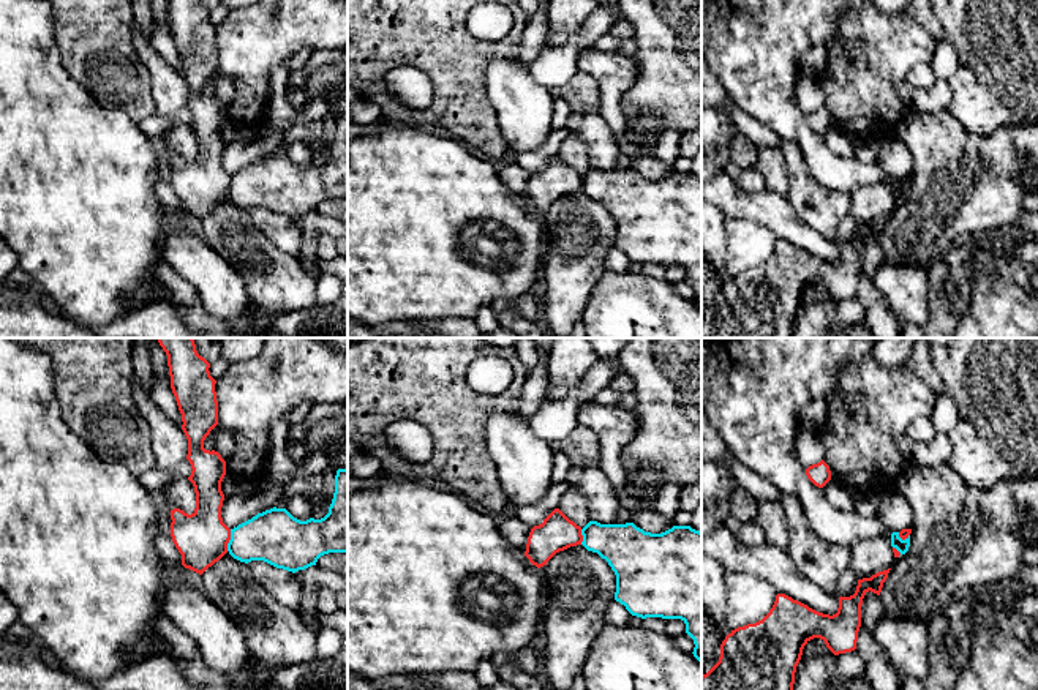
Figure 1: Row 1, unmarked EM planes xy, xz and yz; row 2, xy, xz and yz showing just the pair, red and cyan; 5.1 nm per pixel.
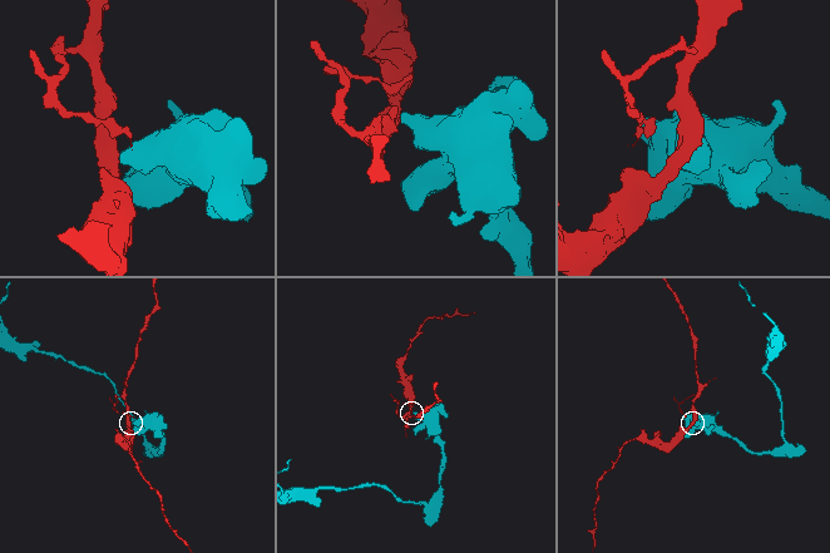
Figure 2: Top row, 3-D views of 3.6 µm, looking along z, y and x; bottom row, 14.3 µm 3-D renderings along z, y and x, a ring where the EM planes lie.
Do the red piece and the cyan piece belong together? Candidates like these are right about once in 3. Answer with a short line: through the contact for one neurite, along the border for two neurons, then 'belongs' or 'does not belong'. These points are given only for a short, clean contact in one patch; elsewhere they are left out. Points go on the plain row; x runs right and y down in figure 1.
line xy (231, 176), (226, 196); does not belong

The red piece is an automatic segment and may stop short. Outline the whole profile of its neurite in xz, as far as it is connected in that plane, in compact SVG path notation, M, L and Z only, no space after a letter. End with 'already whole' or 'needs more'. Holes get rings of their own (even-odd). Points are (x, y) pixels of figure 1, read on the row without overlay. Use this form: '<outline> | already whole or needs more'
M555 155L542 171L529 178L525 202L537 215L559 197L581 191L581 174L570 167L559 155Z | already whole

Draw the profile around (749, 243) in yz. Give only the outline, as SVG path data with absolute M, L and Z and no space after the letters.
M725 218L725 270L735 276L762 267L776 248L777 238L763 224Z

